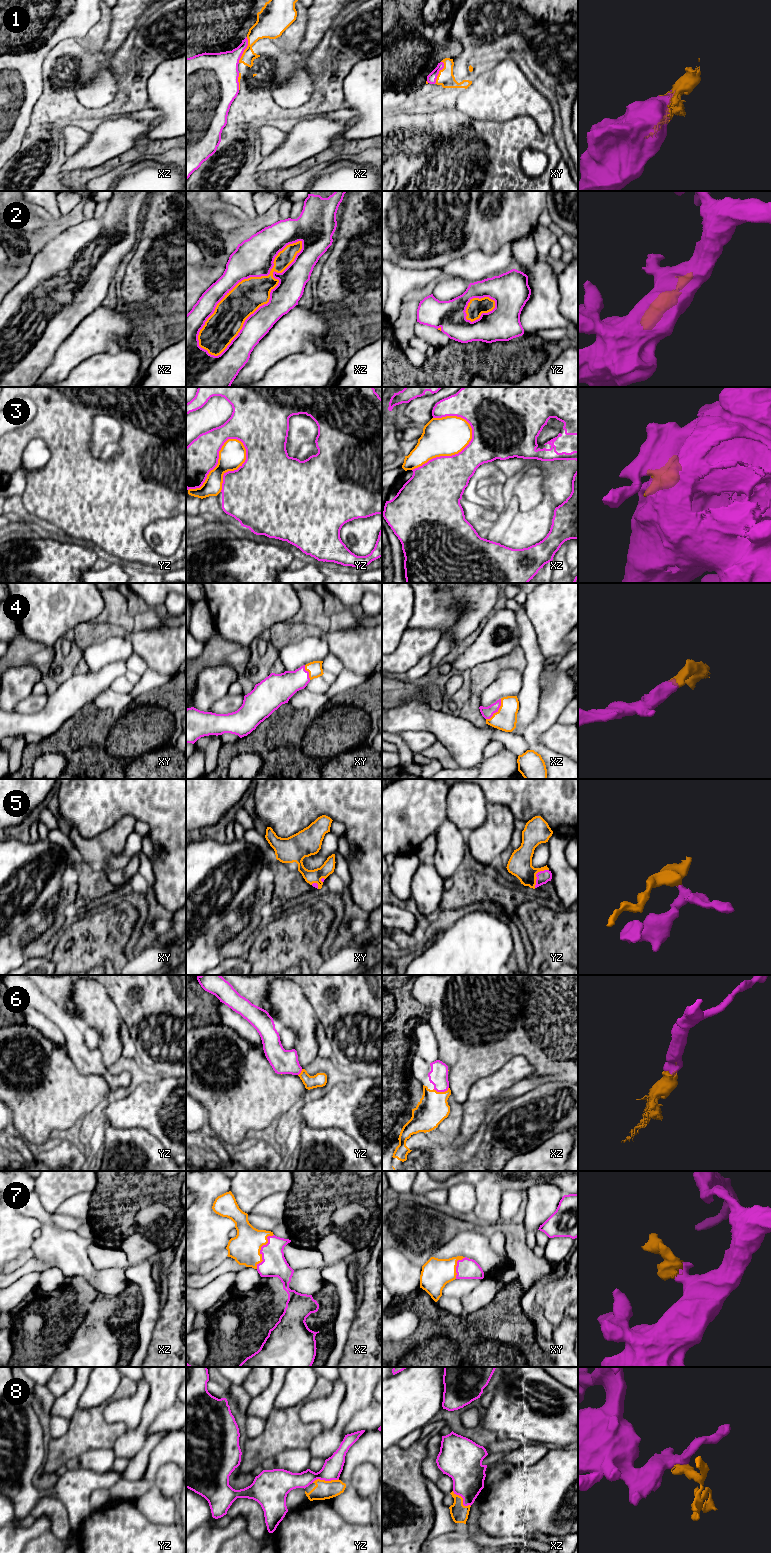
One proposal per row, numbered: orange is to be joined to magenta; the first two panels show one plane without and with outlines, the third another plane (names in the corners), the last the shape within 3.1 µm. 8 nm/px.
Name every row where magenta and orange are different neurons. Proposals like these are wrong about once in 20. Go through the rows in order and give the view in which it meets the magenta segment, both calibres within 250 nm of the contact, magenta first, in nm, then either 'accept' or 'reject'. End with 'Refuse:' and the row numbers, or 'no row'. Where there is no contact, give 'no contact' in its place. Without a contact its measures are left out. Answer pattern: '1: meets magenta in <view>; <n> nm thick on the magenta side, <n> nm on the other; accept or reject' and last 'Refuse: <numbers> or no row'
1: meets magenta in xz; 280 nm thick on the magenta side, 180 nm on the other; accept
2: meets magenta in xz; 320 nm thick on the magenta side, 260 nm on the other; accept
3: meets magenta in yz; 340 nm thick on the magenta side, 220 nm on the other; reject
4: meets magenta in xz; 100 nm thick on the magenta side, 180 nm on the other; accept
5: meets magenta in yz; 100 nm thick on the magenta side, 190 nm on the other; accept
6: meets magenta in xz; 160 nm thick on the magenta side, 240 nm on the other; accept
7: meets magenta in xz; 200 nm thick on the magenta side, 240 nm on the other; accept
8: meets magenta in yz; 160 nm thick on the magenta side, 150 nm on the other; reject
Refuse: 3, 8

